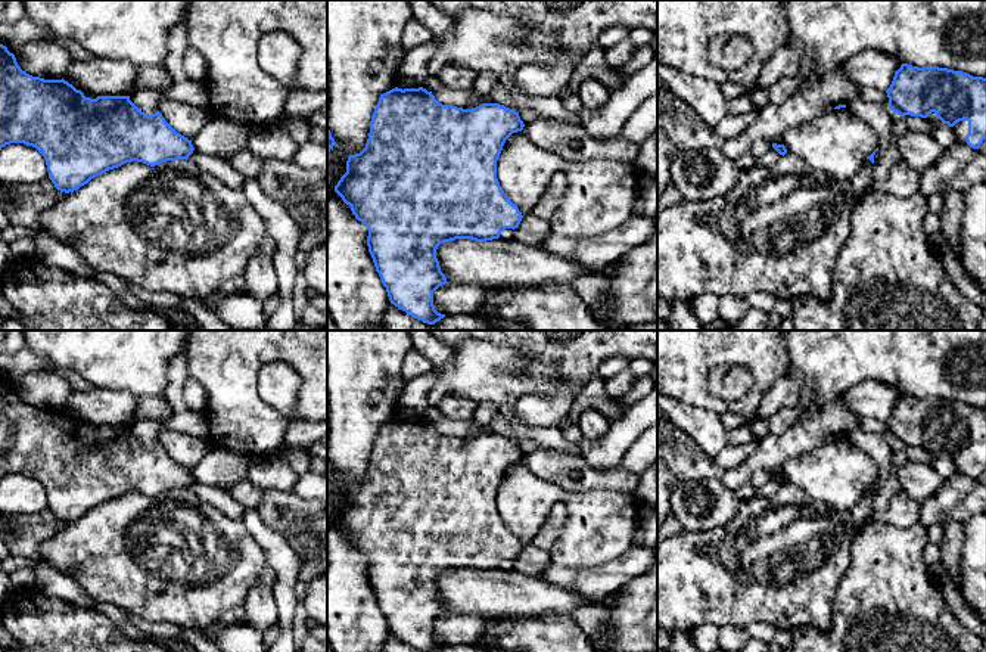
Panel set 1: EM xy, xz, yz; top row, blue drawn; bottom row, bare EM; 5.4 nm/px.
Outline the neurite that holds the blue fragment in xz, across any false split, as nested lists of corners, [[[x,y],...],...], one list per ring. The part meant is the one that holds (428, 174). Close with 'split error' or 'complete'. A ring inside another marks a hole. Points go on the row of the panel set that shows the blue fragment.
[[[392,89],[380,94],[370,121],[366,148],[346,161],[346,173],[335,192],[351,207],[367,230],[367,246],[391,304],[411,317],[435,325],[445,314],[435,310],[433,292],[448,283],[441,271],[436,249],[455,239],[486,242],[498,239],[506,229],[517,229],[523,215],[504,193],[497,178],[497,161],[506,140],[525,127],[519,112],[500,103],[482,103],[463,109],[439,103],[432,91]]]; complete

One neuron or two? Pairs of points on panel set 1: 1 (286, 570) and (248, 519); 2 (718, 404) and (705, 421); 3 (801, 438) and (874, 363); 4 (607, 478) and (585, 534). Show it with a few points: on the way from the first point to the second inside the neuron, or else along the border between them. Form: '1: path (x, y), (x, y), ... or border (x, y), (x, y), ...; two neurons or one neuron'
1: path (282, 558), (277, 549), (260, 531); one neuron
2: border (680, 401), (709, 409), (719, 415); two neurons
3: border (839, 397), (821, 406); two neurons
4: border (569, 490), (613, 488), (634, 493); two neurons

